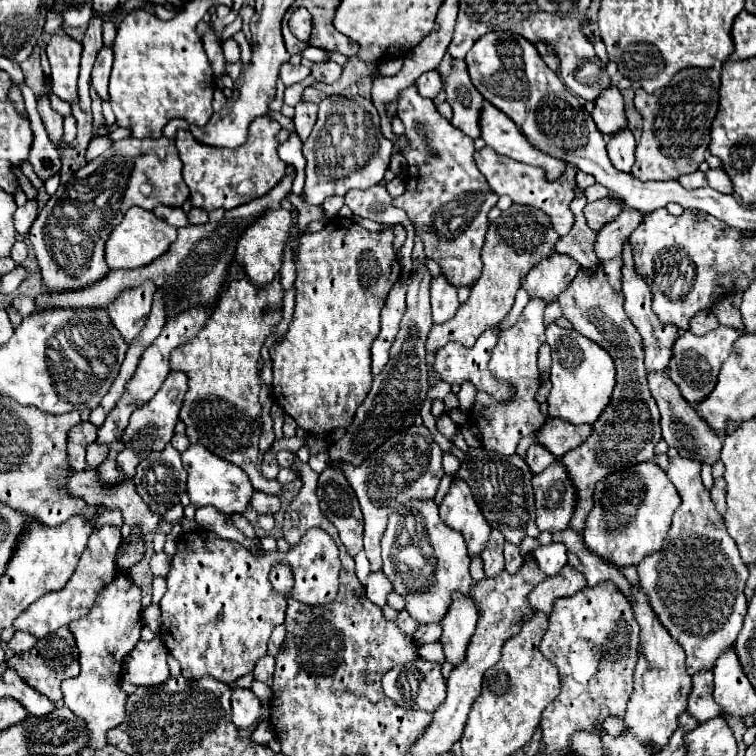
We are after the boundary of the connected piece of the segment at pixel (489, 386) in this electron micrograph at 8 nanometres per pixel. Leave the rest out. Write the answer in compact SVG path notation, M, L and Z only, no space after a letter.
M499 327L497 329L487 329L487 333L483 333L483 337L479 337L479 341L473 345L473 347L463 347L459 343L447 343L443 349L437 351L435 355L435 371L441 373L443 381L451 383L451 385L461 385L463 381L473 381L473 385L479 389L479 391L487 391L489 395L493 395L497 401L507 401L511 399L511 385L503 383L503 381L497 381L489 369L487 369L487 363L489 363L489 357L491 357L491 349L495 347L497 343L497 333L499 333Z

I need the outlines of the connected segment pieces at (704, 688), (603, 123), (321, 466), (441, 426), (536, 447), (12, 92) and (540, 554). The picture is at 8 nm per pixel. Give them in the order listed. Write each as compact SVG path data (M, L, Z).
M695 673L693 675L693 691L689 695L687 711L699 721L705 723L707 719L719 717L721 709L713 701L713 673Z
M609 85L603 89L603 93L599 93L591 117L603 135L613 135L625 127L627 121L623 113L623 95L615 85Z
M328 451L310 456L308 464L316 472L321 473L328 467Z
M441 415L441 419L437 419L437 429L447 437L447 439L453 439L457 435L457 425L447 417L447 415Z
M533 443L525 455L525 461L533 473L541 473L547 465L555 461L555 457L551 457L551 453L547 453L547 449L543 449L539 443Z
M17 83L11 85L9 89L9 101L11 105L15 105L15 109L19 109L23 115L25 115L25 103L23 103L23 93L21 93L21 87Z
M551 543L551 545L539 545L533 549L533 555L545 575L557 575L561 567L567 563L567 549L563 543Z

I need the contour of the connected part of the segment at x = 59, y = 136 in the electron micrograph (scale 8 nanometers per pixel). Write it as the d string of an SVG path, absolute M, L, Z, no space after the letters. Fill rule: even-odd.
M43 95L37 103L37 109L39 109L39 115L45 123L45 129L47 129L47 135L49 139L53 141L53 145L59 149L63 145L63 117L57 115L51 105L49 105L49 99L47 95Z

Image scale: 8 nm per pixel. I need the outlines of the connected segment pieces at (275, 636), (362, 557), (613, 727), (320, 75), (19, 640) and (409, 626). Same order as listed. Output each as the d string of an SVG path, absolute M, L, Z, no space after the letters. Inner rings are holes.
M277 625L273 629L273 633L271 633L271 637L269 637L269 649L267 649L267 653L269 655L277 655L283 639L285 639L285 627L283 625Z
M360 551L354 558L355 570L357 571L357 577L361 584L365 587L367 584L367 577L371 572L369 560L366 558L365 552Z
M607 717L607 721L603 721L603 729L605 729L609 735L619 735L619 733L625 729L625 723L623 723L623 719Z
M333 61L313 63L313 67L311 67L311 77L313 77L315 81L333 83L339 75L341 75L341 65L337 65L337 63L333 63Z
M15 631L15 635L11 637L11 641L7 645L9 645L9 649L13 653L25 653L27 649L35 647L35 643L37 641L35 641L35 637L31 633L27 633L27 631Z
M399 611L399 617L397 617L395 623L397 623L399 629L401 629L403 633L407 633L407 635L413 635L415 629L419 627L419 623L417 623L417 621L407 613L407 611Z

